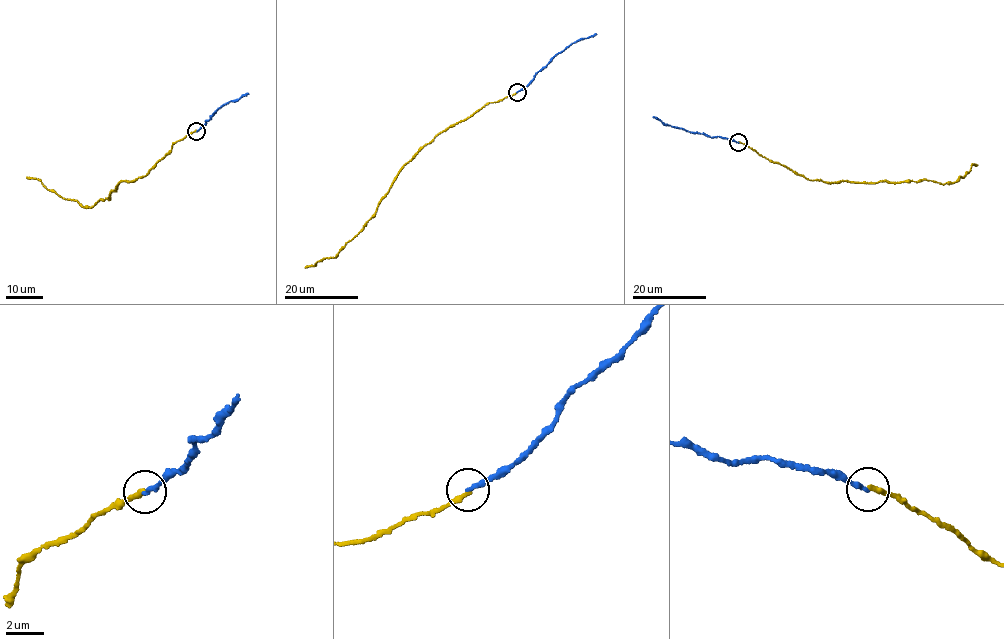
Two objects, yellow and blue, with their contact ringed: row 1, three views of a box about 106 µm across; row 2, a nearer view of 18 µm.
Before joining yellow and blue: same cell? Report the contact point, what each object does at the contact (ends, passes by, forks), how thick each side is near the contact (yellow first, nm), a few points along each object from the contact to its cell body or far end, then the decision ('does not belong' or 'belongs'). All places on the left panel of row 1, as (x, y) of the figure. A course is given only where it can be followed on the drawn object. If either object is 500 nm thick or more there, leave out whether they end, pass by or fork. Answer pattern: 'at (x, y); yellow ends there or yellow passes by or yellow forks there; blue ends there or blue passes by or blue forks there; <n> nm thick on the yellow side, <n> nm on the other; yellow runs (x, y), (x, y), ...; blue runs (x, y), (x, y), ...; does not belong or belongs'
at (196, 131); yellow ends there; blue ends there; 300 nm thick on the yellow side, 280 nm on the other; yellow runs (196, 131), (173, 142), (144, 176), (120, 182), (109, 198), (91, 208), (26, 177); blue runs (196, 131), (217, 109), (249, 94); belongs

